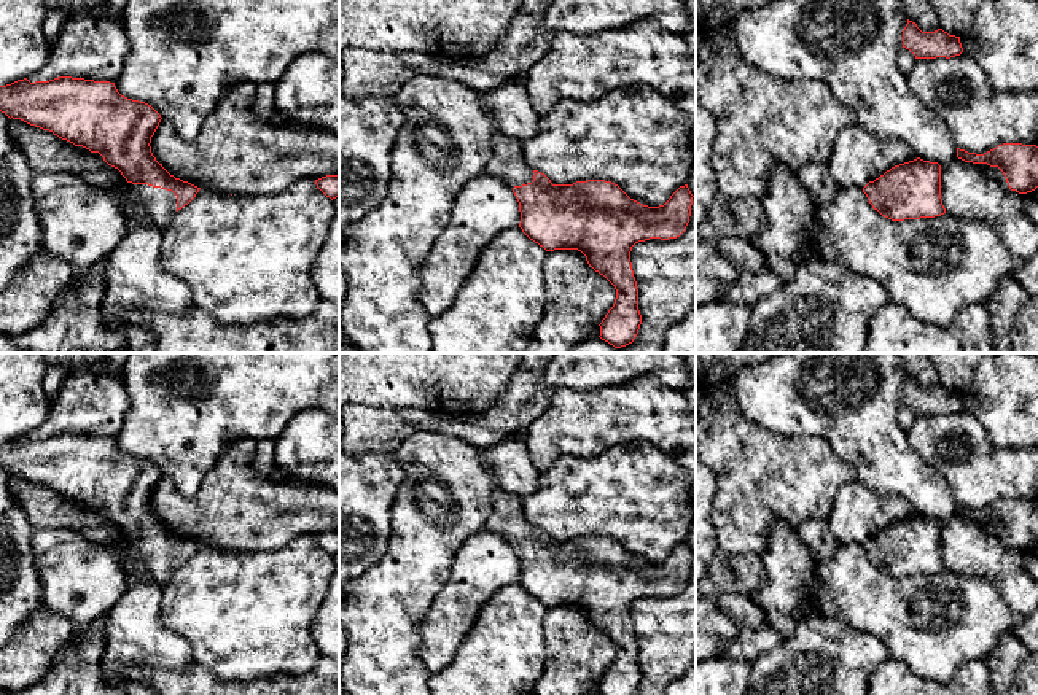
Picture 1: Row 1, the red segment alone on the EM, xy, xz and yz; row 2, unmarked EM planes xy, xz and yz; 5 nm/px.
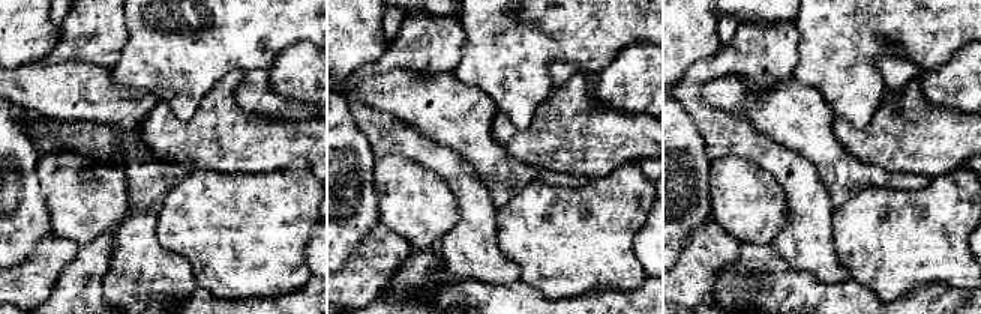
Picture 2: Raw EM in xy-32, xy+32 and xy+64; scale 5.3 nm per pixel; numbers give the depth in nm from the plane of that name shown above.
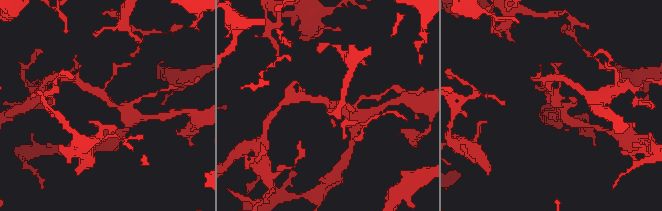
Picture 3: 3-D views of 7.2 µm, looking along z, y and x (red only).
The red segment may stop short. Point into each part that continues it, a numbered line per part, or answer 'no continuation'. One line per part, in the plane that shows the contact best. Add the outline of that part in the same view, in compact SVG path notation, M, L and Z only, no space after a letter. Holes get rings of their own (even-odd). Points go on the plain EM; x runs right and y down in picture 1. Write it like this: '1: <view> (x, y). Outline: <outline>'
1: xy (158, 562). Outline: M129 539L129 550L143 566L145 574L153 577L161 587L177 568L177 552L172 547Z

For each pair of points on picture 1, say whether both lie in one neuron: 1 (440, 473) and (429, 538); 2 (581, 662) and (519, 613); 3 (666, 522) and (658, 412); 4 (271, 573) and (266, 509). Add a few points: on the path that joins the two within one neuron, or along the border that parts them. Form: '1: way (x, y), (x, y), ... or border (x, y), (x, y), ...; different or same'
1: way (435, 489), (430, 522); same
2: border (548, 608), (545, 614), (545, 667), (542, 670); different
3: border (624, 441), (648, 441), (678, 465); different
4: border (304, 536), (288, 541), (277, 549), (233, 552); different

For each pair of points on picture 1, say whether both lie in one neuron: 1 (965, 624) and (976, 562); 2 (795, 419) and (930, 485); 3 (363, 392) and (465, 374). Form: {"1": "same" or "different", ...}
{"1": "different", "2": "same", "3": "same"}

